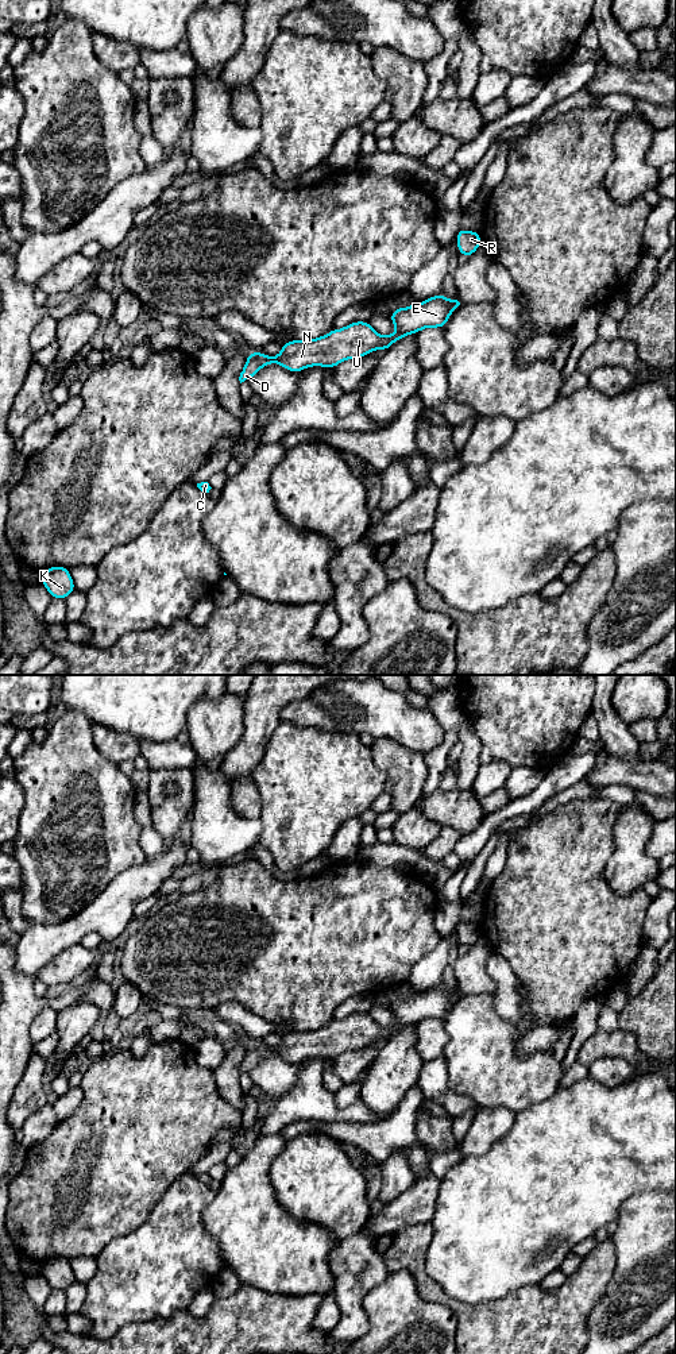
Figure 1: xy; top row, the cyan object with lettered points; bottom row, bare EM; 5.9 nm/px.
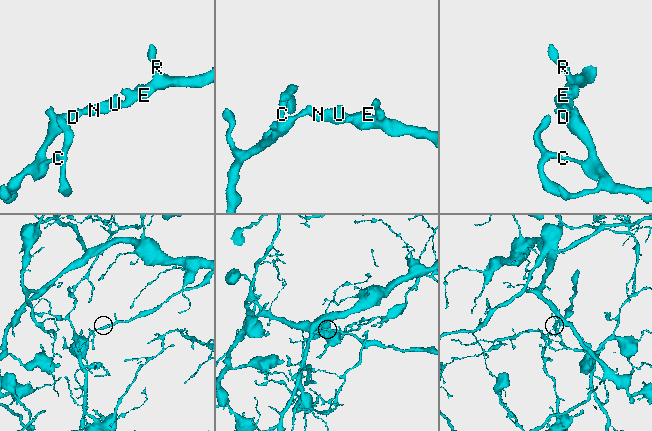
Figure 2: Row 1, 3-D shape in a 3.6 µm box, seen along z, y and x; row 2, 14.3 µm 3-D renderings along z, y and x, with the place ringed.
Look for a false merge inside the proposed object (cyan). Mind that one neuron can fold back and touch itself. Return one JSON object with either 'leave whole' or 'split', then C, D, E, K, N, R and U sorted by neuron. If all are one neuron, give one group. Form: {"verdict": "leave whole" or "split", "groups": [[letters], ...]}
{"verdict": "leave whole", "groups": [["C", "D", "E", "K", "N", "R", "U"]]}

